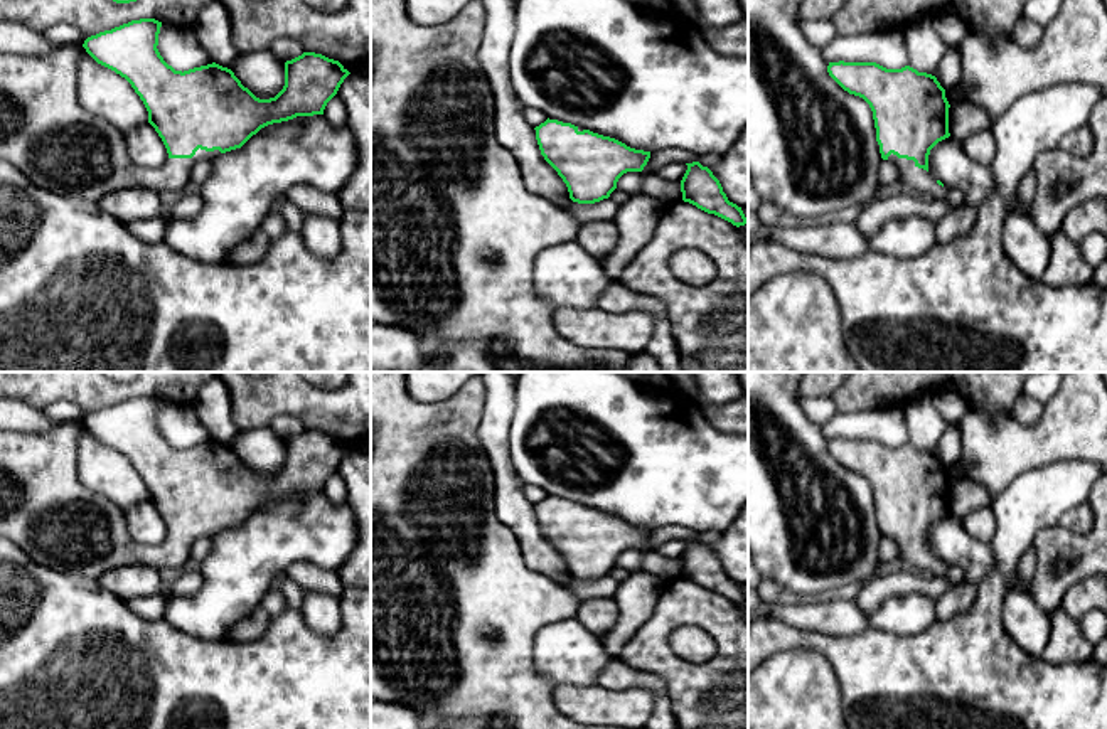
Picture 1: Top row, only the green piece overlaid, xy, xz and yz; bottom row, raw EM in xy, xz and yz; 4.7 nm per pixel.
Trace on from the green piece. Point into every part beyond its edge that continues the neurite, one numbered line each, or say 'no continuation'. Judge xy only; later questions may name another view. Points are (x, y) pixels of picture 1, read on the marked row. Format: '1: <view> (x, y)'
1: xy (46, 133)

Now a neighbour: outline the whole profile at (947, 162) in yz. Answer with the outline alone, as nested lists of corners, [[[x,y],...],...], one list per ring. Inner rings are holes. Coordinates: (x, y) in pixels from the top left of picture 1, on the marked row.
[[[954,136],[939,141],[928,155],[928,173],[944,187],[959,189],[965,205],[977,209],[992,192],[994,180],[989,165],[969,158]]]

